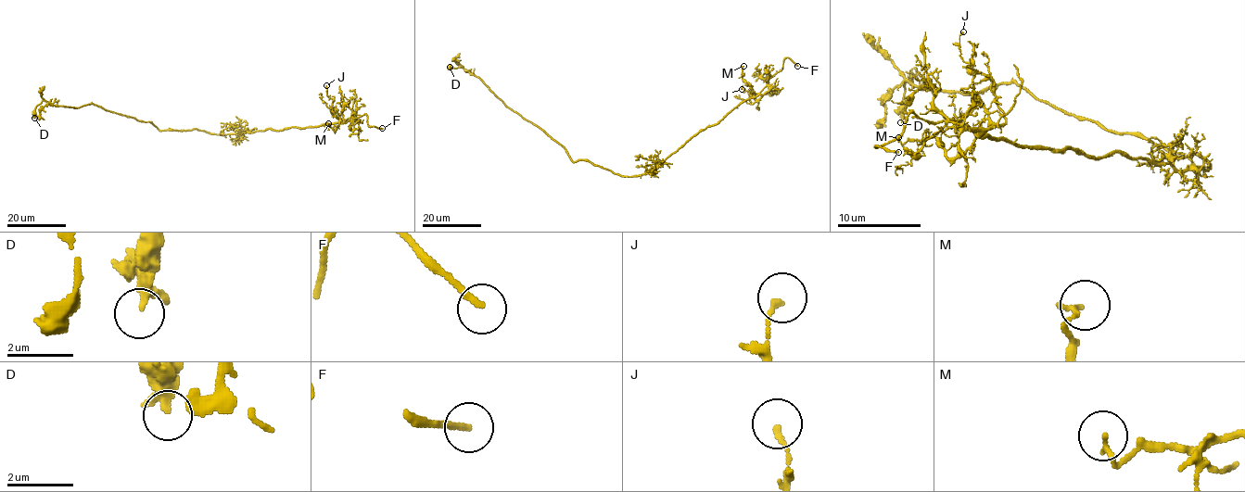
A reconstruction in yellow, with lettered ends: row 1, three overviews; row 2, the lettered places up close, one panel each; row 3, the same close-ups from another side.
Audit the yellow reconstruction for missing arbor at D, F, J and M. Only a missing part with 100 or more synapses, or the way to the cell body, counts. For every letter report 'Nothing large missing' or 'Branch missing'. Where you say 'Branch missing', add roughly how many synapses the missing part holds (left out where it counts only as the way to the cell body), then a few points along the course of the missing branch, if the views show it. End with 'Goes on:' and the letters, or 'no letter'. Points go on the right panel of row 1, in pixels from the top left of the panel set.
D: Nothing large missing
F: Branch missing. Course of what is missing: (898, 152), (933, 160), (953, 179), (969, 177), (984, 162), (997, 162), (1040, 181), (1062, 156)
J: Nothing large missing
M: Nothing large missing
Goes on: F

